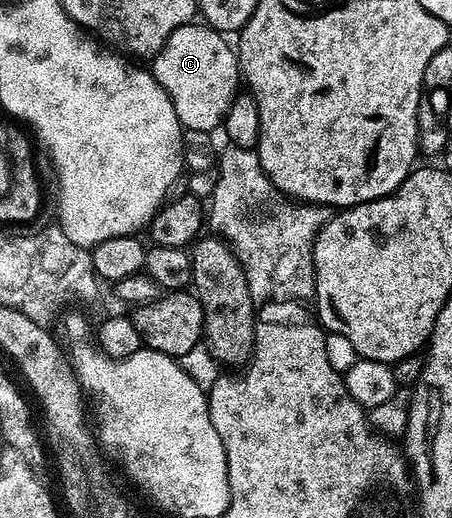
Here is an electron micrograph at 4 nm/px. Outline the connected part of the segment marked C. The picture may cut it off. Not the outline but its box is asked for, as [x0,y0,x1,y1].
[149,24,241,131]

